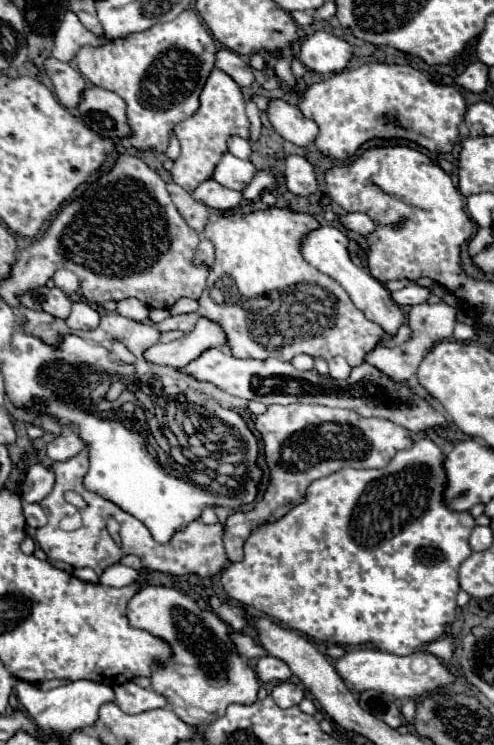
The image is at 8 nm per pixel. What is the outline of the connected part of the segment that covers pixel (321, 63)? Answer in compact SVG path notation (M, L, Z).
M316 31L300 43L298 59L314 73L338 73L342 71L352 57L352 47L340 37Z

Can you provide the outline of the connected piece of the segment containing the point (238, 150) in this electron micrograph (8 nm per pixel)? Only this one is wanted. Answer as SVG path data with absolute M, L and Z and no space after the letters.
M230 137L228 139L228 151L240 159L248 159L250 157L250 141L246 141L242 137Z

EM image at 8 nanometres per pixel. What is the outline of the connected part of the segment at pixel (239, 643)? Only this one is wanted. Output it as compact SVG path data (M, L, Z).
M232 633L232 641L236 641L236 649L244 657L262 657L262 655L266 655L264 649L258 645L258 641L254 637Z

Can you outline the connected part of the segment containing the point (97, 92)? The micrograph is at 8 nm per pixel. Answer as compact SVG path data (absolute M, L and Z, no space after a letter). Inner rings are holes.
M88 87L78 105L78 113L82 121L102 137L122 139L132 135L132 129L126 119L126 103L112 91Z

